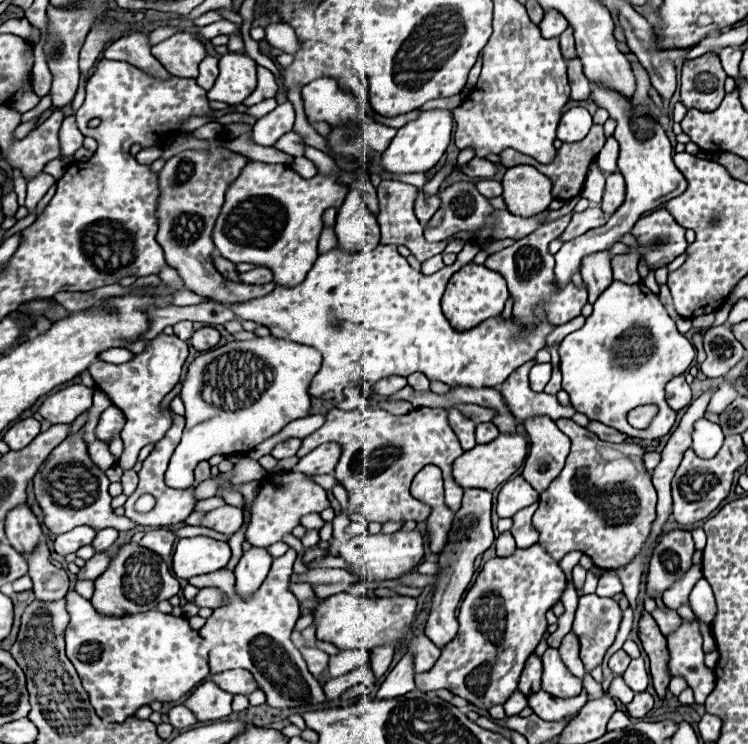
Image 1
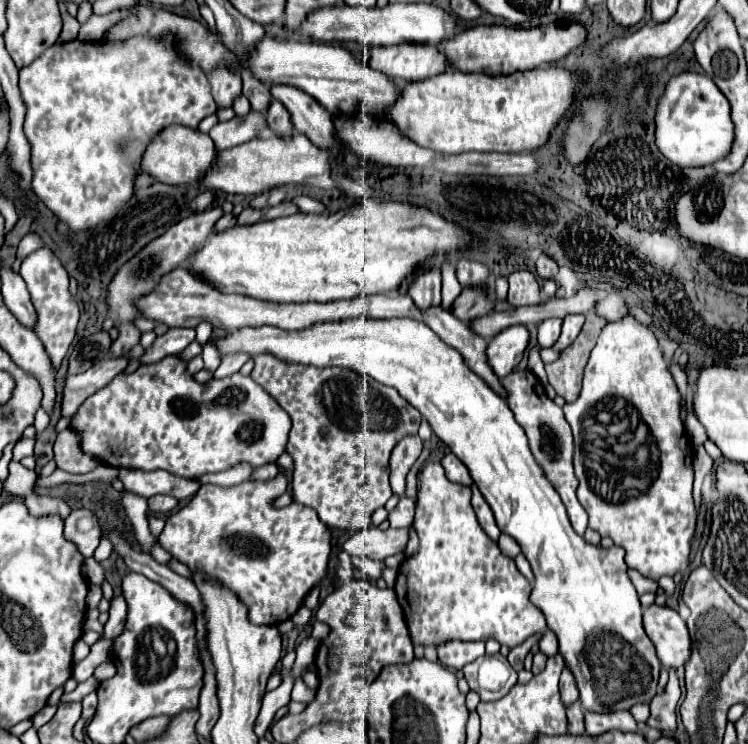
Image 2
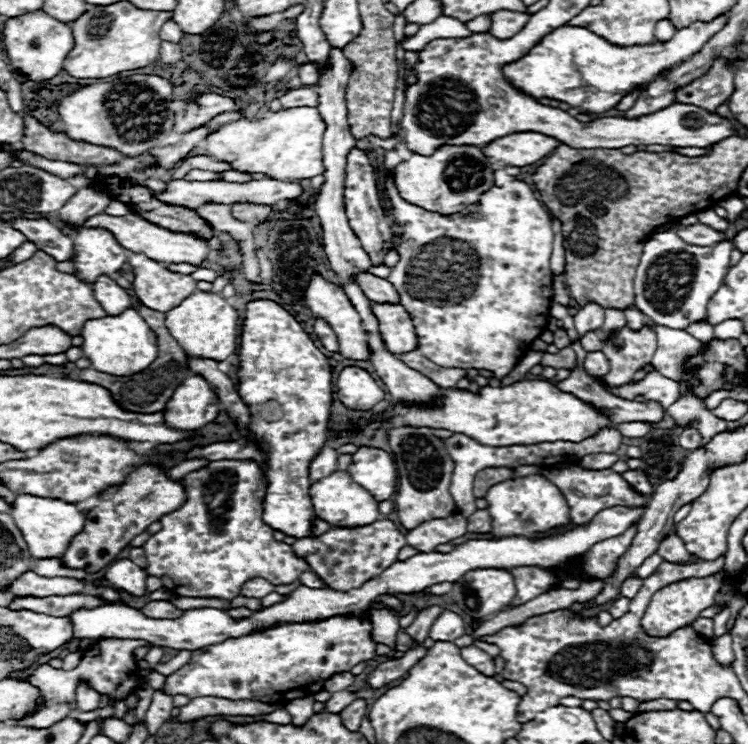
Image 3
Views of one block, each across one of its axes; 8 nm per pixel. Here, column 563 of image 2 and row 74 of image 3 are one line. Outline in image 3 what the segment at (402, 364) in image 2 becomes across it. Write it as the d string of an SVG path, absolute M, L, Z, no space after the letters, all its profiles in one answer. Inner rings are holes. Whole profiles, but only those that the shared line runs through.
M728 14L714 18L712 22L694 22L688 28L682 28L674 34L674 38L666 44L652 46L634 46L634 48L618 48L608 44L594 32L578 26L566 26L552 30L546 34L534 48L528 50L520 60L510 62L502 68L504 78L522 94L528 94L536 100L554 98L566 102L570 106L584 108L586 112L606 112L614 108L624 94L628 94L634 86L652 82L652 78L662 72L662 68L670 68L688 60L692 54L702 50L702 46L720 32L728 22Z

